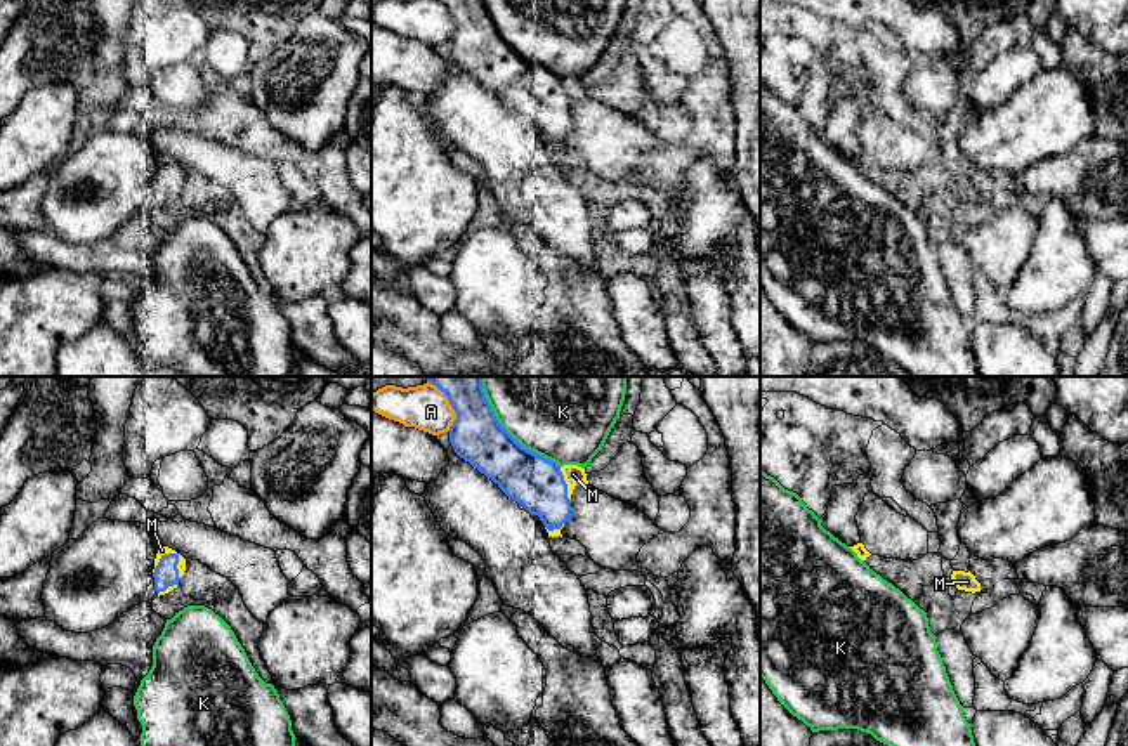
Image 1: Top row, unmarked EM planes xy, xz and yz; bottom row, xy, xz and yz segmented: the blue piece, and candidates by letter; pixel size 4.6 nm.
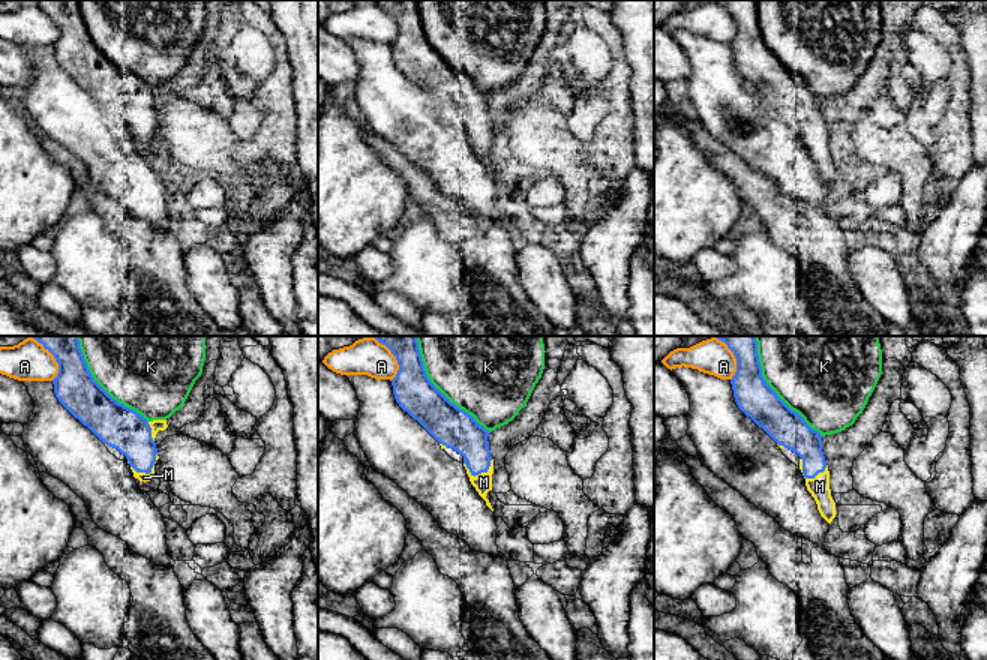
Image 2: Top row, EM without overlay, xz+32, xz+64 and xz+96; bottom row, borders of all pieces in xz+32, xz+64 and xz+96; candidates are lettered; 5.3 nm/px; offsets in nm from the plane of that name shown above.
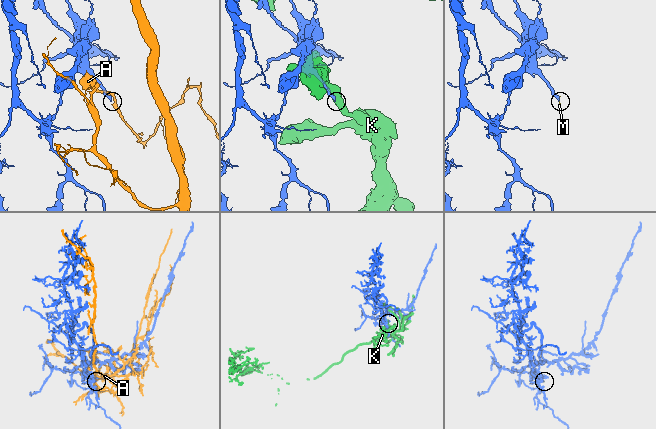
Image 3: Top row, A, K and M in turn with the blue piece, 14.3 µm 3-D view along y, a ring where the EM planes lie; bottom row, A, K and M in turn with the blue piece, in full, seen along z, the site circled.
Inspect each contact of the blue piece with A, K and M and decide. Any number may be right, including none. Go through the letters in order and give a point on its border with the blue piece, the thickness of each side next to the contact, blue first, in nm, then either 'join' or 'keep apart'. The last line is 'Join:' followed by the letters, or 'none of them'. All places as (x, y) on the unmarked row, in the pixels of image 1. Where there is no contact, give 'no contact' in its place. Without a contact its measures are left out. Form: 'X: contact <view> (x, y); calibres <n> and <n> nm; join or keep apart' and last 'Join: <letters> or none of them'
A: contact xz (453, 19); calibres 240 and 200 nm; keep apart
K: contact xz (511, 47); calibres 240 and 340 nm; keep apart
M: contact xz (566, 96); calibres 240 and 90 nm; join
Join: M

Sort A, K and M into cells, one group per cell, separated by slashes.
A / K / M

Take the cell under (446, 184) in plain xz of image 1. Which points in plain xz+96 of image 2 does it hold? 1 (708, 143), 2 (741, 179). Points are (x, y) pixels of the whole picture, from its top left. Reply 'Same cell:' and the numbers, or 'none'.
Same cell: none

